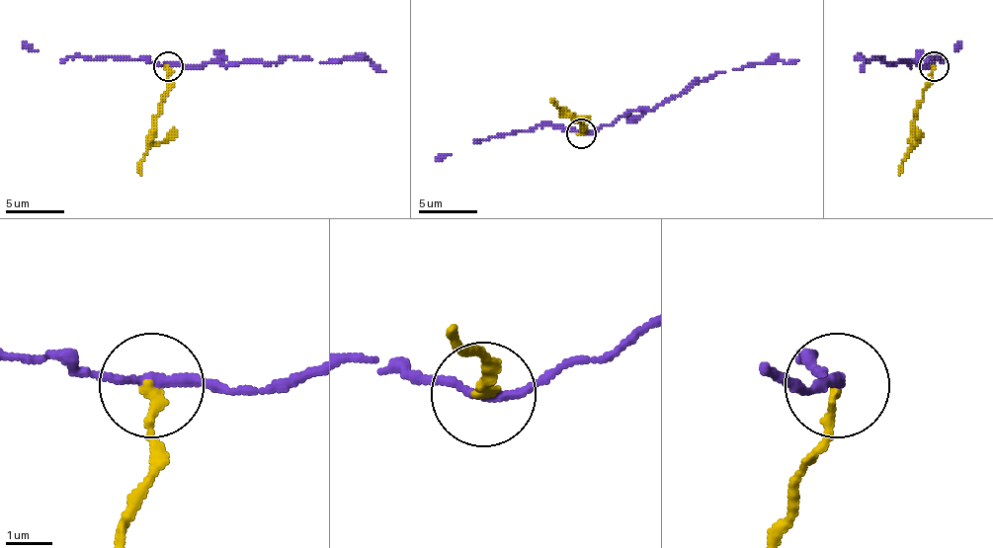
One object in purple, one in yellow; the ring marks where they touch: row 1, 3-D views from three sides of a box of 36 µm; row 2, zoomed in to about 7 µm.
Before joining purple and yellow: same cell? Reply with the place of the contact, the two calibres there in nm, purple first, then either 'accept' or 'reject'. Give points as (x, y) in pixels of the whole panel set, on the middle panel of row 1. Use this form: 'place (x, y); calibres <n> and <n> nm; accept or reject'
place (581, 133); calibres 190 and 200 nm; reject

